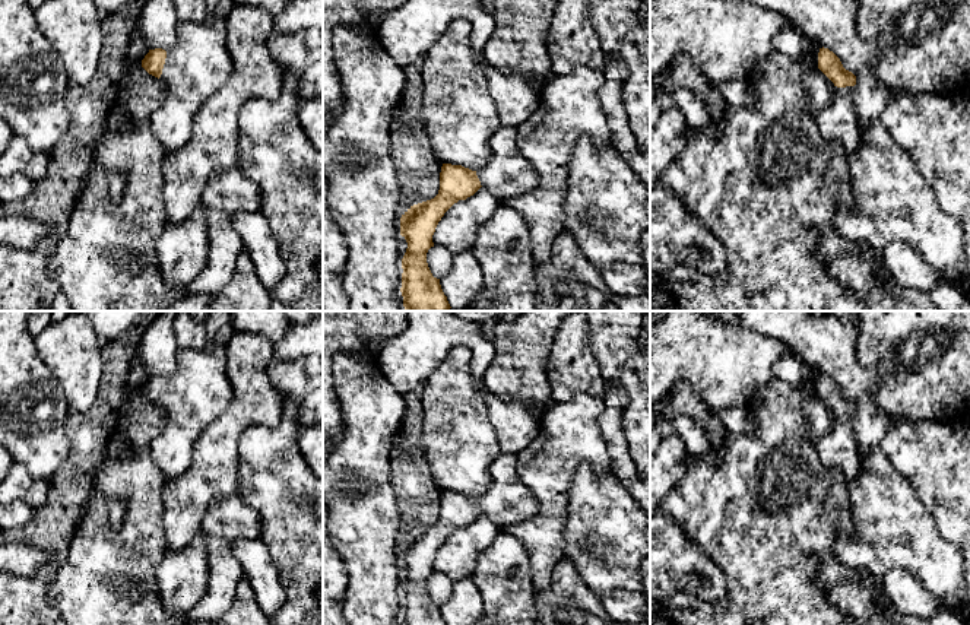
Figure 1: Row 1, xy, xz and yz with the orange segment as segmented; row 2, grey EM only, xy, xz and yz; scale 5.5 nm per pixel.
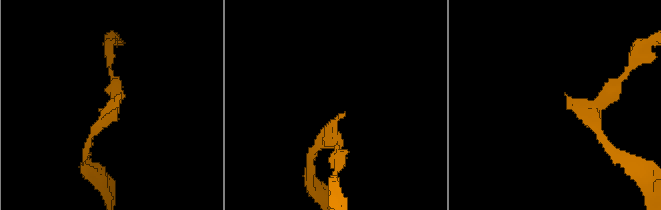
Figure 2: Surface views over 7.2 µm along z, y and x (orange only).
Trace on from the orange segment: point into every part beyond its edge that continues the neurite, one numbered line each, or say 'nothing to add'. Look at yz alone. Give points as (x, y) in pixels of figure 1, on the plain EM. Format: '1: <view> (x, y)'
1: yz (837, 450)

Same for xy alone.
1: xy (199, 390)

